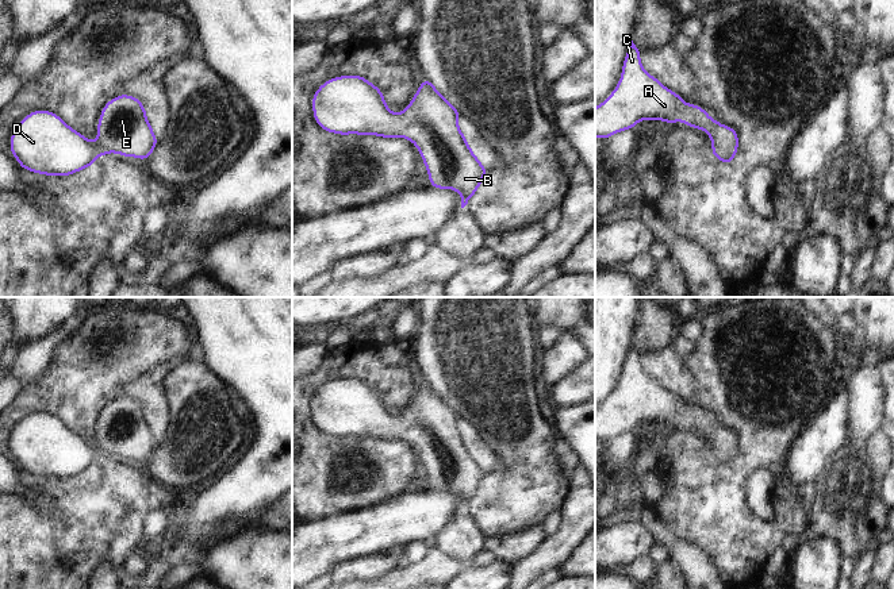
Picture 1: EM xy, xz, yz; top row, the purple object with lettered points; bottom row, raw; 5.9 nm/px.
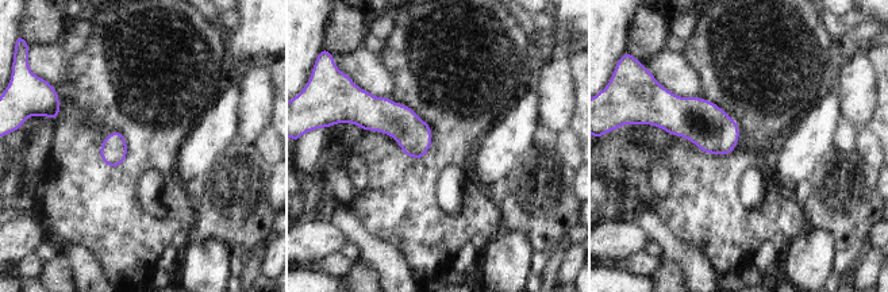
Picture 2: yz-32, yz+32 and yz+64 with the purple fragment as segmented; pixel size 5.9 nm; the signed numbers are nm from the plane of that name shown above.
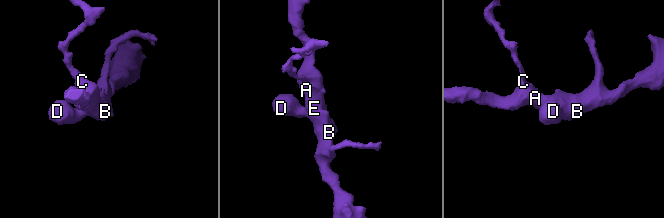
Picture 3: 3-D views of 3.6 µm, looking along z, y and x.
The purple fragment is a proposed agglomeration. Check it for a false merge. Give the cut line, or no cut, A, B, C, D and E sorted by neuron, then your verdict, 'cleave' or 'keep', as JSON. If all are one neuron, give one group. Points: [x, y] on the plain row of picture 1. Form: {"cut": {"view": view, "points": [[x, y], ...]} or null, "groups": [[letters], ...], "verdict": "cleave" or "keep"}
{"cut": null, "groups": [["A", "B", "C", "D", "E"]], "verdict": "keep"}

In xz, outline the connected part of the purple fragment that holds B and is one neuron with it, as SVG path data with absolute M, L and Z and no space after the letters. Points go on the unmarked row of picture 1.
M361 378L322 386L314 396L312 413L326 435L407 440L422 458L430 488L457 493L461 511L487 477L460 434L458 412L427 381L398 417L390 413L381 393Z

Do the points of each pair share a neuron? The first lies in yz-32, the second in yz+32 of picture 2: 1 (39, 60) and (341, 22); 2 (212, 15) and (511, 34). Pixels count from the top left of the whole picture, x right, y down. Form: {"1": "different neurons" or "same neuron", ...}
{"1": "different neurons", "2": "different neurons"}

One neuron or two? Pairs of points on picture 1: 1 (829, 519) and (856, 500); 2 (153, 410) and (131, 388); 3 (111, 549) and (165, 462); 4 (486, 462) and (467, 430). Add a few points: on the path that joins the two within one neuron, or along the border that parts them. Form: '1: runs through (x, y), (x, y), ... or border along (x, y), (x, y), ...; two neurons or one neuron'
1: runs through (836, 512), (850, 500); one neuron
2: runs through (150, 404), (137, 391); one neuron
3: border along (148, 474), (176, 492); two neurons
4: runs through (484, 454), (472, 438); one neuron

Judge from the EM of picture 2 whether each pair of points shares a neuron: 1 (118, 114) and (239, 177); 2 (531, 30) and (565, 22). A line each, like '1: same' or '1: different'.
1: different
2: different

